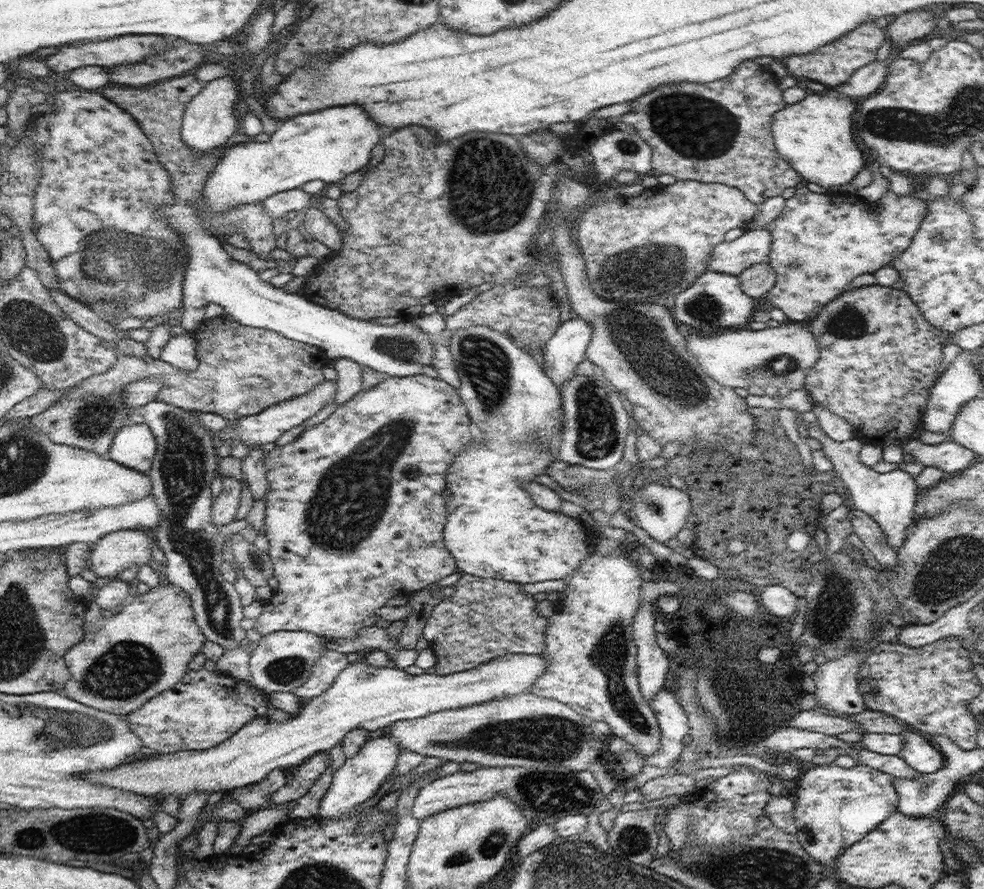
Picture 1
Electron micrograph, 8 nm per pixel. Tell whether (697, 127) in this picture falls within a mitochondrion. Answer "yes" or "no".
yes

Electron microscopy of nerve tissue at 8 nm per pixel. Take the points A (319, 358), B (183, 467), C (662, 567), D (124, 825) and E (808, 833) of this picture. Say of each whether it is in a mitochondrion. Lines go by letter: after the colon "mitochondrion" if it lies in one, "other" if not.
A: other
B: mitochondrion
C: other
D: mitochondrion
E: mitochondrion

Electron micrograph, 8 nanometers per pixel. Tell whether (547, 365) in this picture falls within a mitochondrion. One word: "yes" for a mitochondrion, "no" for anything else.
no

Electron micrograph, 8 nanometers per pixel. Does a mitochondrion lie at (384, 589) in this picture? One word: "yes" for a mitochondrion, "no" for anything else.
no

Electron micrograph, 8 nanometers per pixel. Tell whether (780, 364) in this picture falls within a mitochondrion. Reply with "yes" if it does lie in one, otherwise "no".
yes

